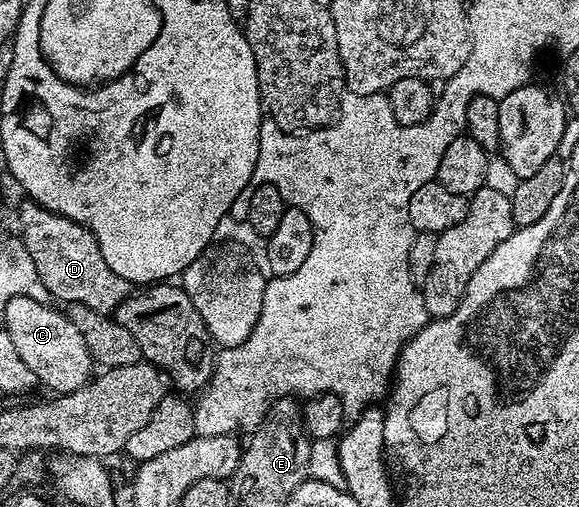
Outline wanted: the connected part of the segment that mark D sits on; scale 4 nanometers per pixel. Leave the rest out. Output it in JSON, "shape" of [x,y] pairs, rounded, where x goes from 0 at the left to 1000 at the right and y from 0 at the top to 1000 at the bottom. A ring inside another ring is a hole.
{"shape":[[[57,396],[40,398],[31,416],[31,440],[38,446],[36,485],[55,507],[55,523],[62,523],[62,538],[79,566],[81,584],[109,590],[109,600],[136,598],[152,602],[152,609],[166,609],[166,617],[190,621],[228,580],[228,562],[207,538],[193,538],[187,531],[187,515],[180,515],[180,499],[173,499],[173,483],[166,467],[145,444],[124,436],[95,416],[85,416]]]}

